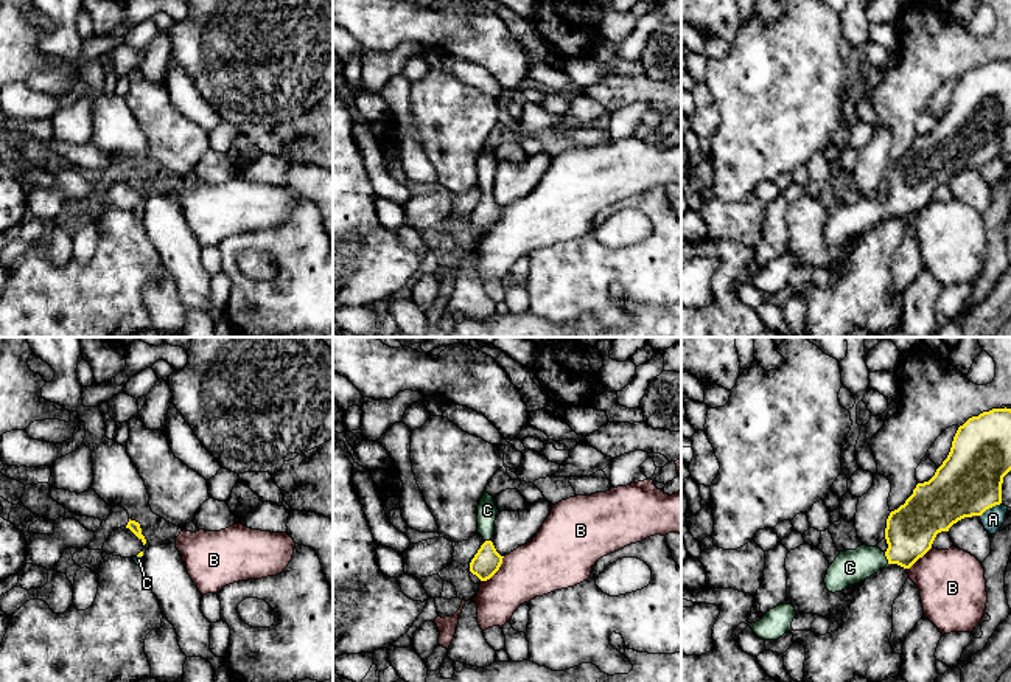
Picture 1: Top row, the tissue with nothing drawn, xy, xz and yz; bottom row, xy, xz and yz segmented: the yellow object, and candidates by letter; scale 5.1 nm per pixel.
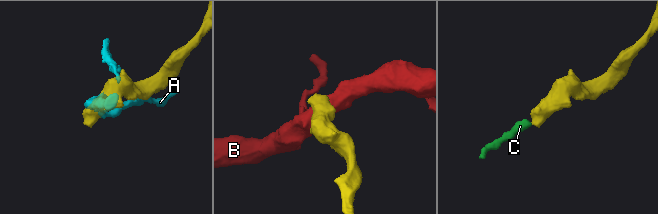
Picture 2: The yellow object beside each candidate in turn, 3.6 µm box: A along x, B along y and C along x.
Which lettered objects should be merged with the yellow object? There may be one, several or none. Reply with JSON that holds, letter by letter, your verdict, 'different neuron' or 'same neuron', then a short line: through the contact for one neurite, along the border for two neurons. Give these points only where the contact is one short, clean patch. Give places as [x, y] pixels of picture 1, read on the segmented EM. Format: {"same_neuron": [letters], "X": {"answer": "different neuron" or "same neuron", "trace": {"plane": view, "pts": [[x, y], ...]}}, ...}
{"same_neuron": ["C"], "A": {"answer": "different neuron"}, "B": {"answer": "different neuron", "trace": {"plane": "xz", "pts": [[504, 556], [500, 567], [481, 581]]}}, "C": {"answer": "same neuron", "trace": {"plane": "yz", "pts": [[912, 528], [909, 536], [887, 558], [868, 560], [850, 567]]}}}

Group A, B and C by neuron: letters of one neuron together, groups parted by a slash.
A / B / C

